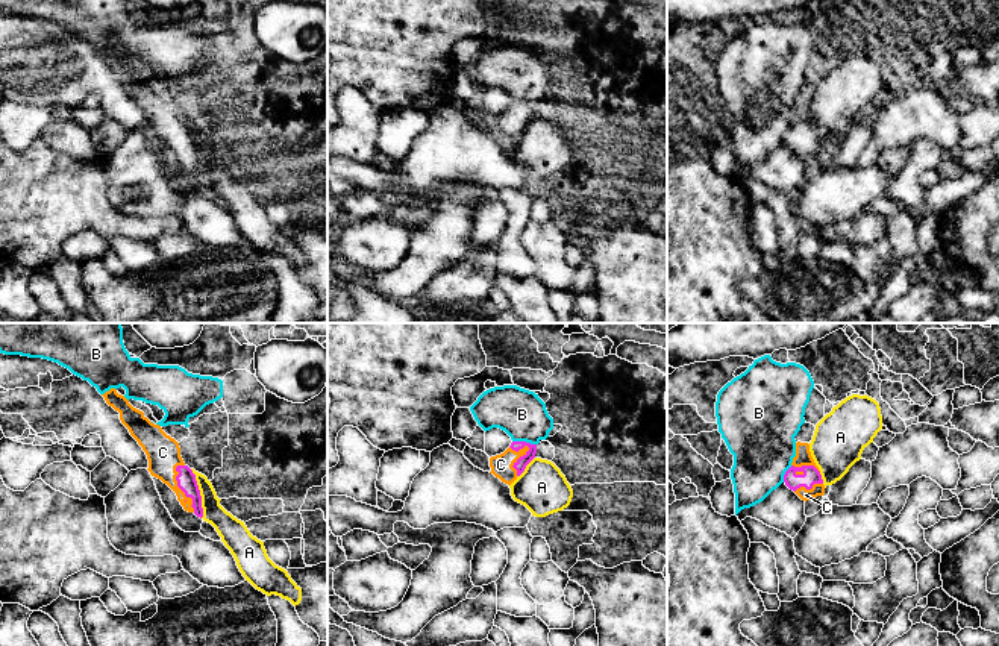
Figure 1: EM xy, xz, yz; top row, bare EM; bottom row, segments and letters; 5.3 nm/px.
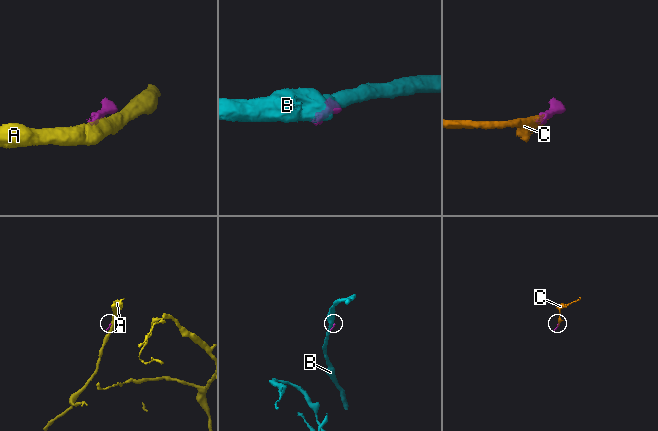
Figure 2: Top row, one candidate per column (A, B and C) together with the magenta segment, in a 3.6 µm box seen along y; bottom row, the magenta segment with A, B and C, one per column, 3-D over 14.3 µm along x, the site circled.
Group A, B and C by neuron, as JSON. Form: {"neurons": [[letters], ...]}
{"neurons": [["A"], ["B"], ["C"]]}

